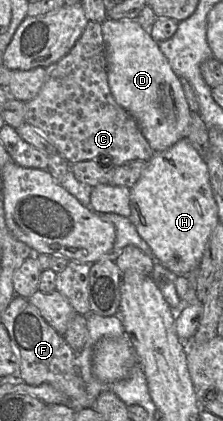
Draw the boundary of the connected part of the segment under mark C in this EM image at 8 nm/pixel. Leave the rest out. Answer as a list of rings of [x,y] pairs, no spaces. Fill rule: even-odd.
[[[88,21],[73,48],[57,62],[46,67],[46,79],[37,96],[25,102],[25,122],[31,124],[54,144],[70,164],[95,160],[104,168],[114,168],[131,160],[148,161],[154,154],[137,122],[111,95],[107,81],[107,59],[102,23]]]

